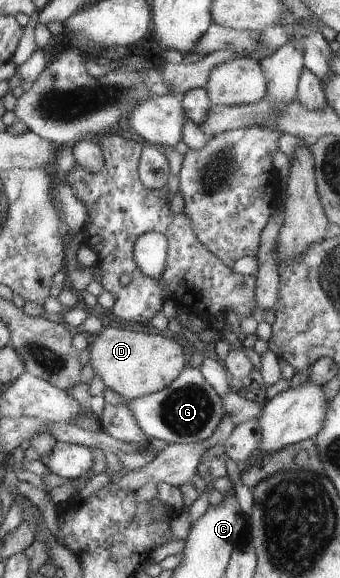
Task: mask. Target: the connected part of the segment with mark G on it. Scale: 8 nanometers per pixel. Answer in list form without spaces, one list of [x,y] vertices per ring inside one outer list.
[[[199,367],[184,369],[170,386],[160,390],[160,392],[150,393],[150,396],[142,396],[142,398],[128,401],[129,409],[134,414],[136,422],[140,424],[140,428],[143,428],[148,436],[166,440],[169,443],[196,443],[210,438],[218,430],[218,425],[224,416],[224,404],[222,404],[220,394],[211,384],[206,382]]]

